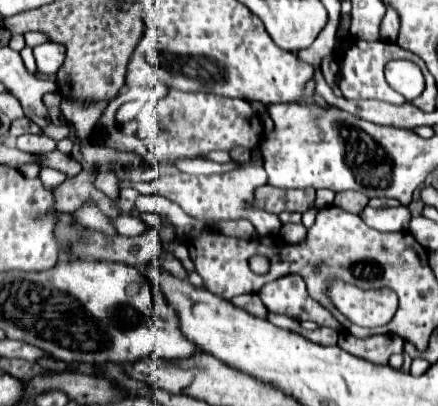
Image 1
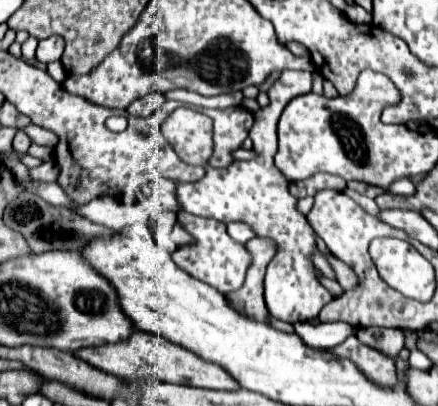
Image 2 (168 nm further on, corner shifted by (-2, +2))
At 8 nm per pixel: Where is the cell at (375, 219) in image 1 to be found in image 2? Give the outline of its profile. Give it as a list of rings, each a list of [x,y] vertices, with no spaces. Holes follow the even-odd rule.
[[[345,188],[343,192],[345,192],[345,194],[349,196],[349,198],[353,198],[353,200],[355,200],[355,202],[357,202],[357,204],[359,204],[359,206],[363,208],[363,210],[367,210],[367,212],[369,212],[371,216],[375,216],[375,214],[379,212],[379,208],[375,206],[375,202],[373,202],[371,198],[367,198],[365,194],[359,194],[359,192],[355,192],[355,190],[351,190],[351,188]]]

